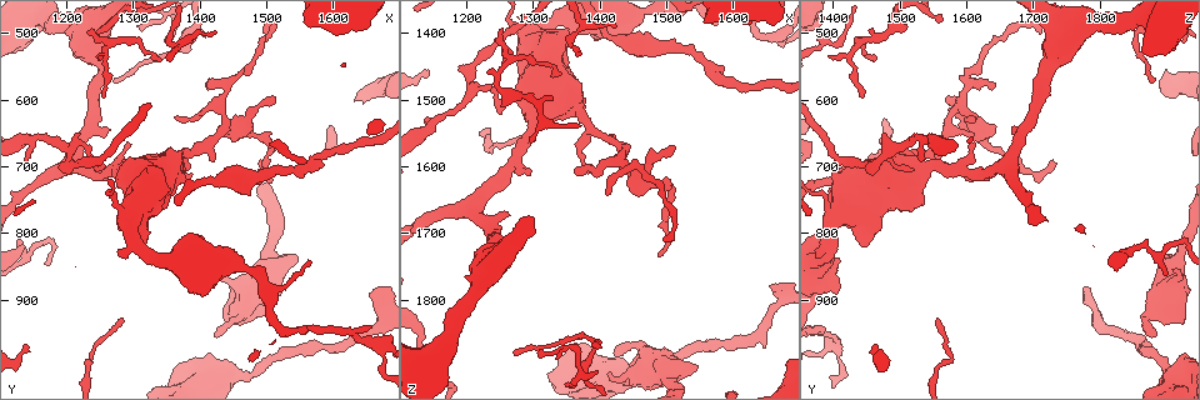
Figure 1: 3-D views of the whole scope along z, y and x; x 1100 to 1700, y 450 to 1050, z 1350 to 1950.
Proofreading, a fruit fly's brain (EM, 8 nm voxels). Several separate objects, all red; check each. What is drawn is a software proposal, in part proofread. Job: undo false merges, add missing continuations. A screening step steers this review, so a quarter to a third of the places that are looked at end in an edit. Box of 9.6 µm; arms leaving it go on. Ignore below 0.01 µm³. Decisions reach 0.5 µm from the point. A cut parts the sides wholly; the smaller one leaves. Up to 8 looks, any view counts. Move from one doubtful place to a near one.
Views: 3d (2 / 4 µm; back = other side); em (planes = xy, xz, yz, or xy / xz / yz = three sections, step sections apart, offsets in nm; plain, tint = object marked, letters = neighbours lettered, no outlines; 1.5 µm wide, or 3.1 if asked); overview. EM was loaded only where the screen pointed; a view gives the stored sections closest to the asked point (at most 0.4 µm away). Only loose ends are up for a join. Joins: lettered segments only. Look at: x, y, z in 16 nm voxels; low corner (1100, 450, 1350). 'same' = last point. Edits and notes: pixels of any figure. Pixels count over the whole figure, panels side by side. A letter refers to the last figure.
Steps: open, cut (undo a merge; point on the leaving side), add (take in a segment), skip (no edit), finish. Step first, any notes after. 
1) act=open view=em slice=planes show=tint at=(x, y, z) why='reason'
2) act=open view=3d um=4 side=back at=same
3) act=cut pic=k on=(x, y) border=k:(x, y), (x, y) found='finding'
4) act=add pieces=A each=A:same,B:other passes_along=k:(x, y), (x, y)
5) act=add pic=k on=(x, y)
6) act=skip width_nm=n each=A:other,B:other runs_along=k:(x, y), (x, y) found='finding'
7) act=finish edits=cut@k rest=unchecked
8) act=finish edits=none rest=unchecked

act=open view=em slice=planes show=plain at=(1390, 490, 1865)

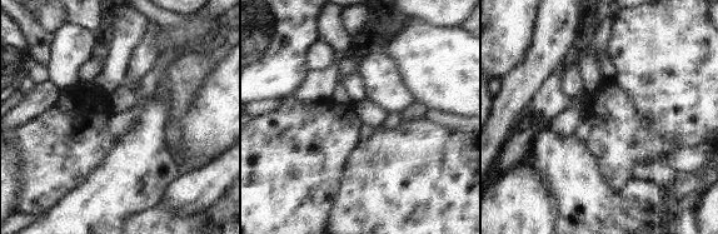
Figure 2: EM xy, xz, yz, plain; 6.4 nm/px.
act=open view=em slice=planes show=letters at=same why='what lies round it'

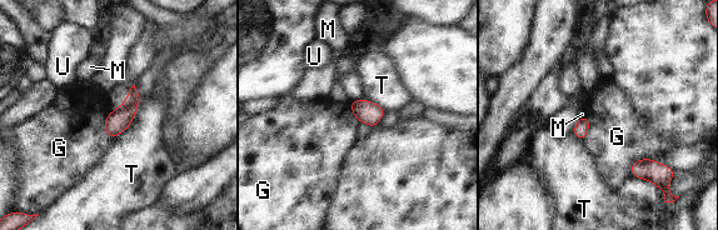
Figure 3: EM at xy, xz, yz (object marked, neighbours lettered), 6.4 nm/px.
act=skip width_nm=90 each=G:other,M:other,T:other,U:other border=3:(111, 110), (104, 123), (110, 138) found='one neuron here'

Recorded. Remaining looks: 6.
act=open view=em slice=yz step=8 show=tint at=(1150, 655, 1540) why='calibre changes'

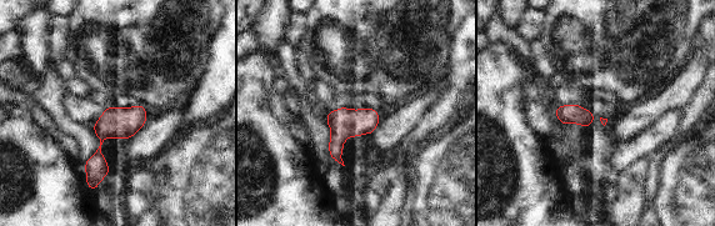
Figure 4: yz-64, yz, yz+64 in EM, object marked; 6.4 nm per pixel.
act=open view=em slice=yz step=8 show=letters at=same

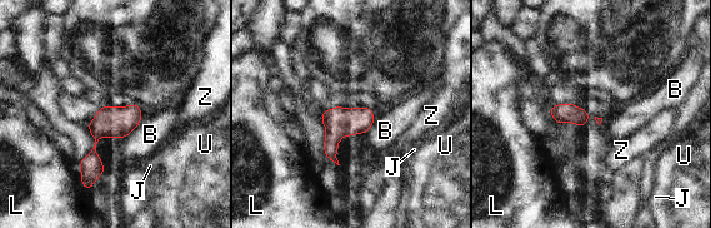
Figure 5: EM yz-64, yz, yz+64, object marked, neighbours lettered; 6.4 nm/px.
act=skip each=B:other,J:other,L:other,U:other,Z:other runs_along=5:(136, 107), (96, 137), (88, 182) found='continuous, no second neuron'

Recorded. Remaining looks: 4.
act=open view=3d um=4 at=(1420, 720, 1405) why='sudden change in width'

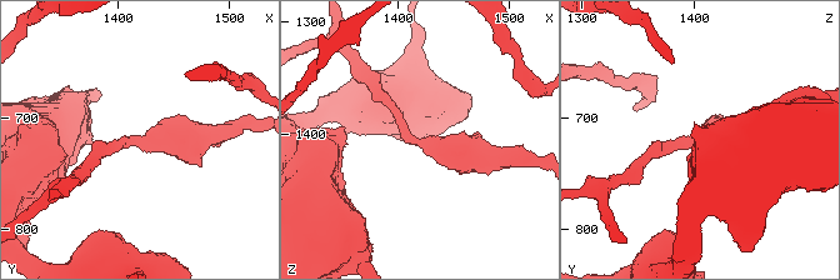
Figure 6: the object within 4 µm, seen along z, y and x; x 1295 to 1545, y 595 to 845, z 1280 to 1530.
act=open view=em slice=xz step=4 show=tint at=(1420, 722, 1406) arm_widths_nm=190,460

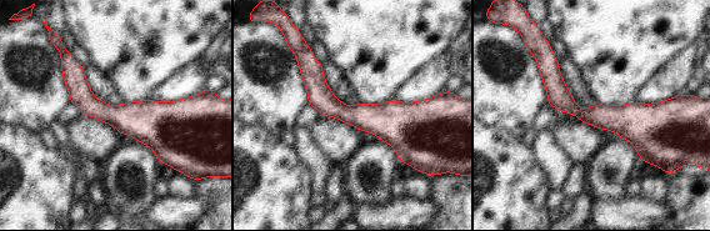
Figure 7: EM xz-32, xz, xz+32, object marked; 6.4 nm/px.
act=open view=em slice=planes show=letters at=same

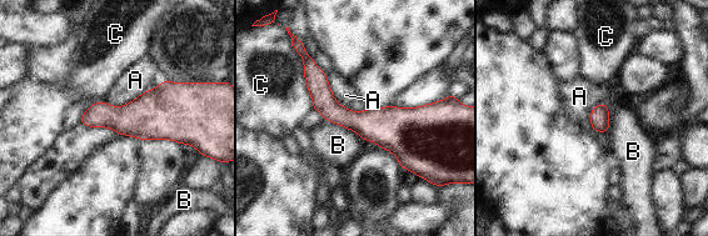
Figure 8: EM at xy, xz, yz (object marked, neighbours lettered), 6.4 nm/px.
act=skip each=A:other,B:other,C:other found='continuous, no second neuron'

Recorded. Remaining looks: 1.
act=finish edits=none rest=unchecked

